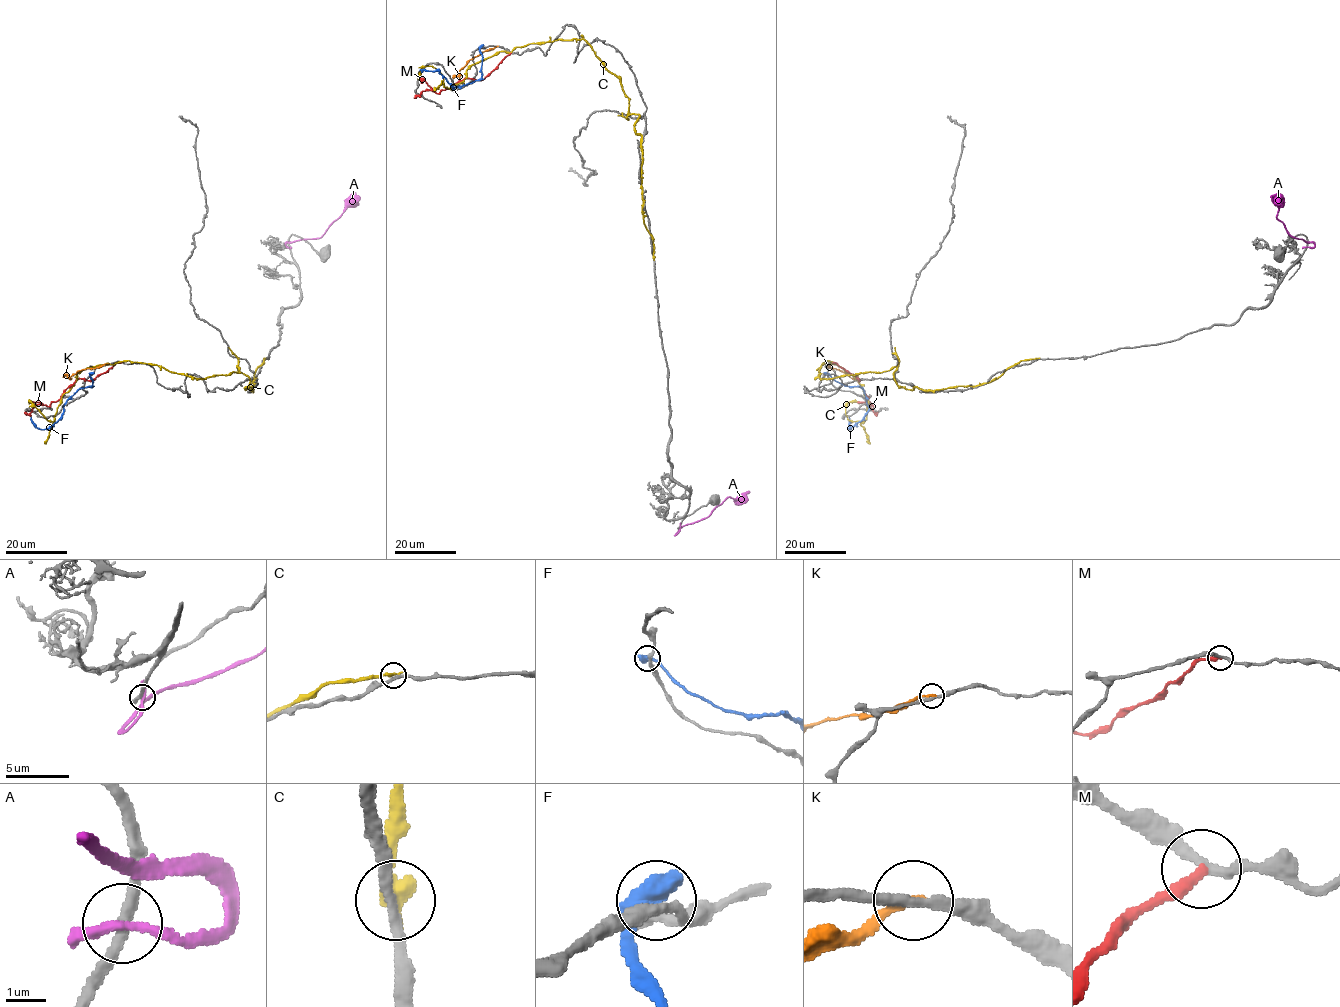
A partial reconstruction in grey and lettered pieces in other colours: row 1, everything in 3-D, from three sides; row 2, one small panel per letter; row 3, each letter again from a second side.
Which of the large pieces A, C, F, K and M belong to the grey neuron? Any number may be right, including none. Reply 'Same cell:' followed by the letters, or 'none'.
Same cell: none

